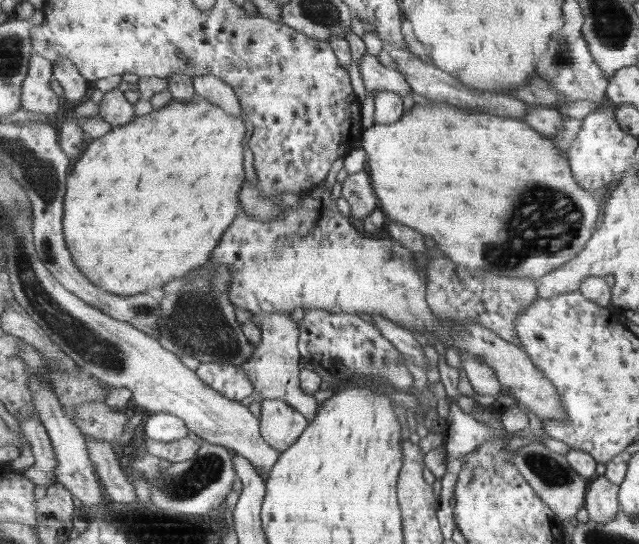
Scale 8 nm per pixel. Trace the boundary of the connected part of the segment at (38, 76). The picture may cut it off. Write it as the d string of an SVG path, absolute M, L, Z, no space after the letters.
M33 52L22 90L22 108L49 117L59 112L63 97L53 90L53 79L54 63Z

